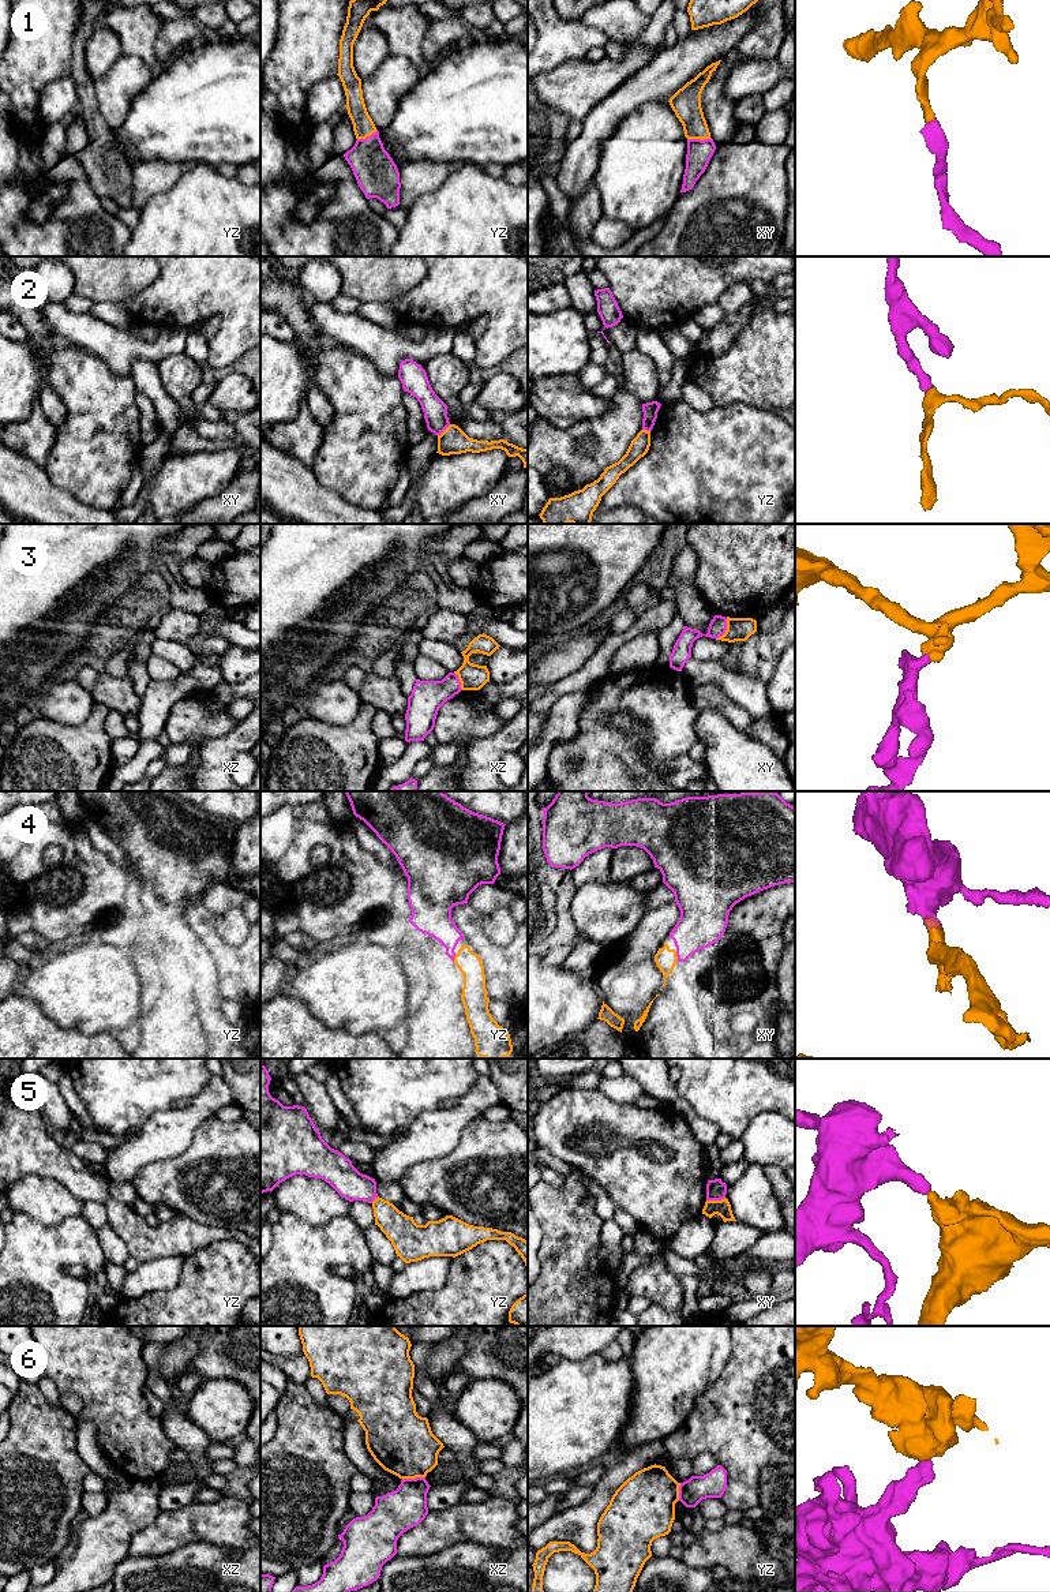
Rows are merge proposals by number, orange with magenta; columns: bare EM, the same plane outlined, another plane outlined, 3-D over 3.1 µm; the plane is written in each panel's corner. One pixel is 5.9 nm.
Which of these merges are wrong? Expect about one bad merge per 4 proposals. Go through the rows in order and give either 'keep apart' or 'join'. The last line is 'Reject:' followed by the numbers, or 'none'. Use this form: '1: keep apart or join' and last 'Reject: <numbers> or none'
1: join
2: keep apart
3: join
4: join
5: keep apart
6: keep apart
Reject: 2, 5, 6

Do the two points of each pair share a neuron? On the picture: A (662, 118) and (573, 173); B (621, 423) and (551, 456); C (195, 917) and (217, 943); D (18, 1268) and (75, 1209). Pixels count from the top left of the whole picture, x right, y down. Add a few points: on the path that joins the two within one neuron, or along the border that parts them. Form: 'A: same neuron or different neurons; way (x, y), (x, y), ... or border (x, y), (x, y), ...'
A: different neurons; border (615, 127), (602, 145), (593, 178)
B: same neuron; way (603, 427), (585, 427), (569, 438)
C: same neuron; way (202, 924), (210, 936)
D: different neurons; border (81, 1214), (51, 1225), (36, 1221)

